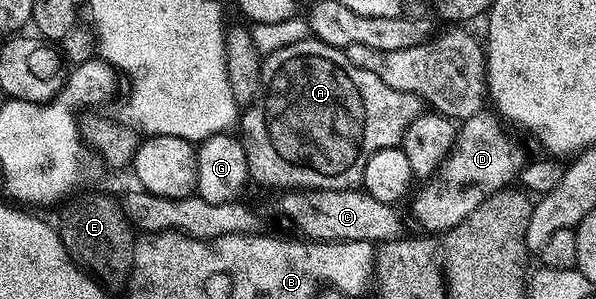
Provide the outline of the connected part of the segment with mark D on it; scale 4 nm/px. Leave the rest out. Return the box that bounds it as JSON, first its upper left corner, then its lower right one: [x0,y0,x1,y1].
[410,112,526,235]

